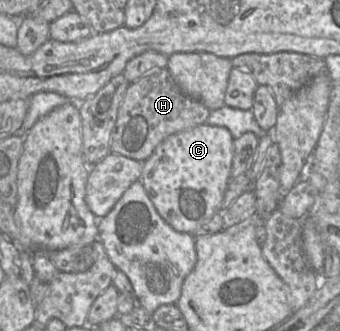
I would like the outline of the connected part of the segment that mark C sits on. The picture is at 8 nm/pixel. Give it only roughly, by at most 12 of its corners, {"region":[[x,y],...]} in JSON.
{"region":[[200,124],[142,164],[159,215],[194,232],[219,210],[234,138]]}

